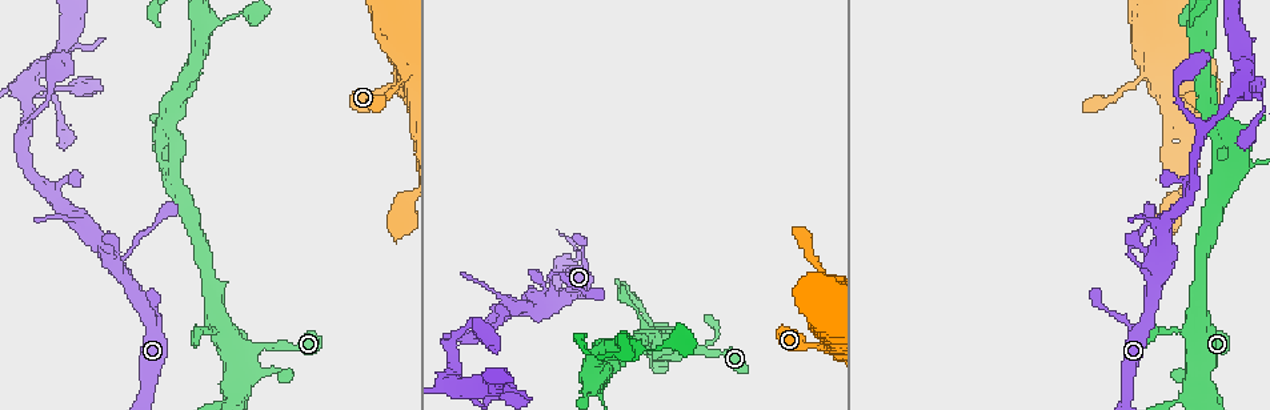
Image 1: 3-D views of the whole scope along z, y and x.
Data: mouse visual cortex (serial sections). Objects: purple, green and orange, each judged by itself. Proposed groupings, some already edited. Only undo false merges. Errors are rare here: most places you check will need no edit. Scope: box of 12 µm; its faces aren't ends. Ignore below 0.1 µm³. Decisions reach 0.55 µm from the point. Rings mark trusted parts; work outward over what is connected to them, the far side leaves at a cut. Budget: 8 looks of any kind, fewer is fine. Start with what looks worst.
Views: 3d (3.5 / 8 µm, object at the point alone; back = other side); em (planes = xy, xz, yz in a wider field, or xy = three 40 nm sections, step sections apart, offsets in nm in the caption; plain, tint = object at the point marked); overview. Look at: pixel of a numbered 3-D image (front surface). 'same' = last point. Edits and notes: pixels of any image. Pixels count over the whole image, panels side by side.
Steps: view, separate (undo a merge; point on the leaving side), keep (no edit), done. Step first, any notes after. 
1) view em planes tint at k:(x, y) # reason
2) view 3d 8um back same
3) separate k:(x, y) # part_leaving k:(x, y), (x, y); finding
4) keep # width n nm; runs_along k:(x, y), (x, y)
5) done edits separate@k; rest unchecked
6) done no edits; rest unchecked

view 3d 8um back at 1:(27, 88) # thin arm on a thick one

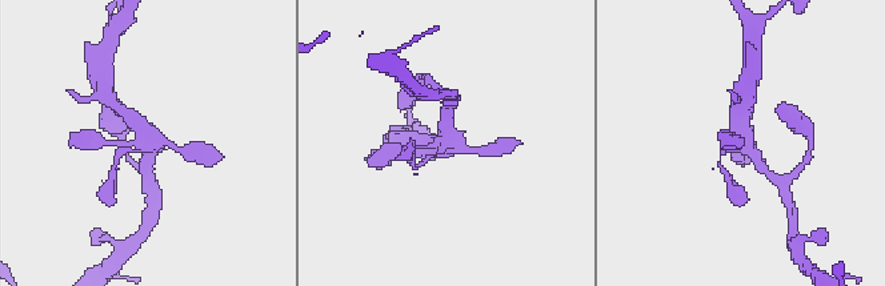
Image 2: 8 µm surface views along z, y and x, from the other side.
view 3d 3.5um at 2:(148, 142)

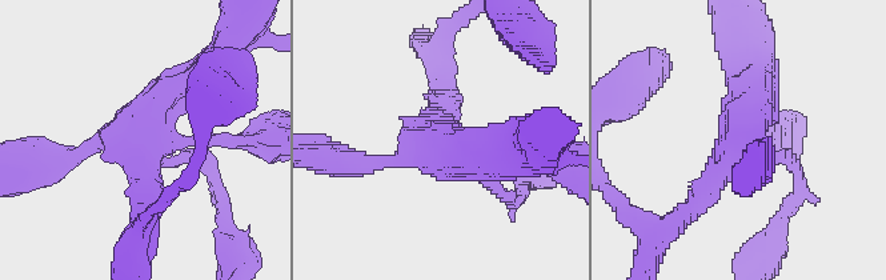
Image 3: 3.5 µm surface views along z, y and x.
keep # runs_along 3:(685, 216), (740, 142), (757, 72); continuous, no second cell

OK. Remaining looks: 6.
view 3d 3.5um at 1:(254, 354) # abrupt turn

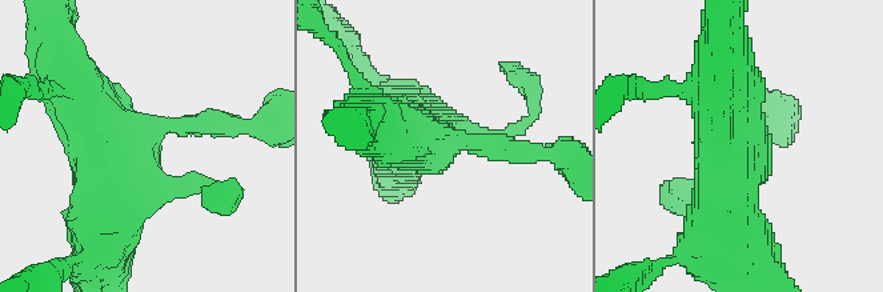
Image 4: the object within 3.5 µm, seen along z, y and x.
view em planes tint at 4:(448, 141) # need the tissue

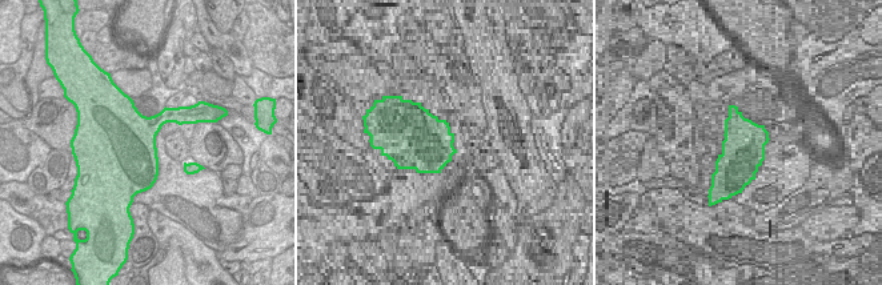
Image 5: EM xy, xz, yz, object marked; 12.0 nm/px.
keep # runs_along 4:(209, 122), (123, 143), (69, 72); one cell here

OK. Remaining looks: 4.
view em xy step 2 tint at 1:(237, 14) # abrupt turn

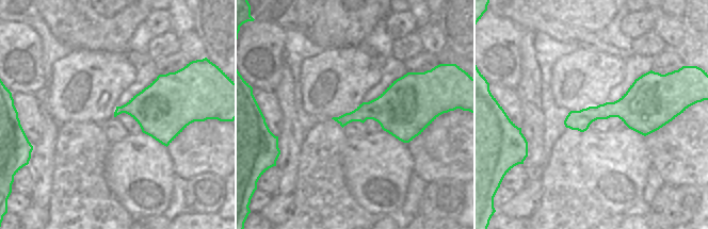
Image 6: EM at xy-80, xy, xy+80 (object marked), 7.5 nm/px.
view 3d 3.5um same # wider look

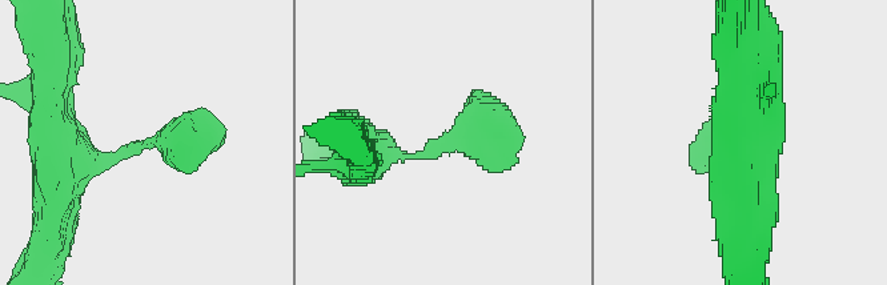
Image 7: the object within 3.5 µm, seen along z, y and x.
keep # width 240 nm; runs_along 7:(356, 141), (425, 155), (474, 137), (478, 93); one cell here

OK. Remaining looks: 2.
done no edits; rest unchecked

